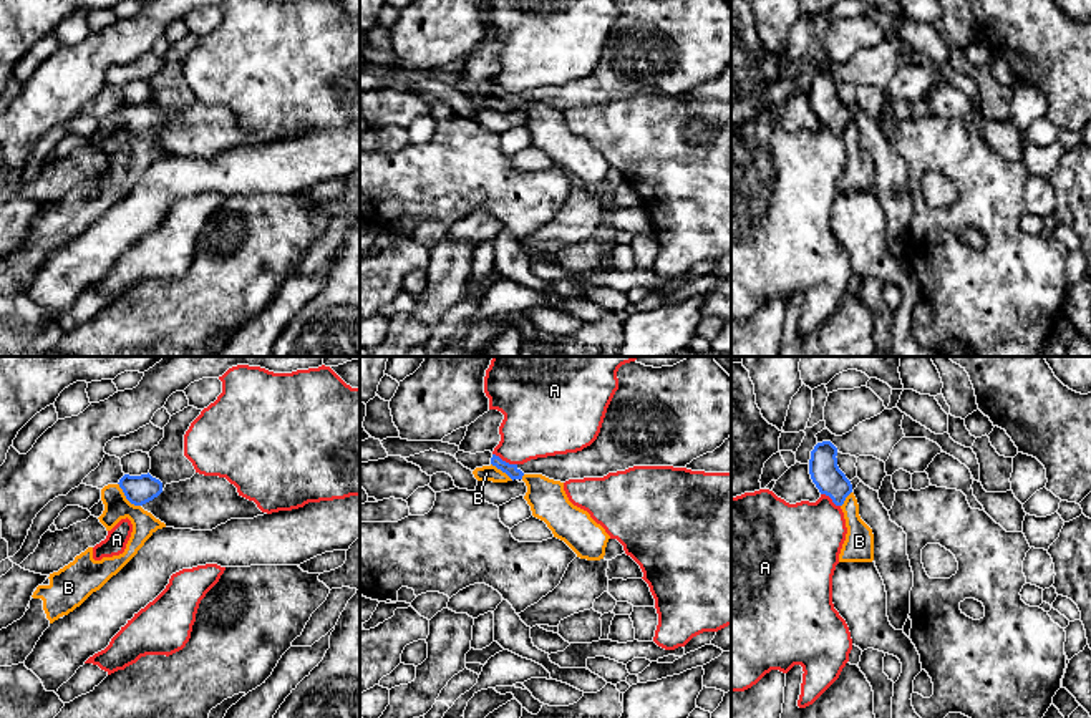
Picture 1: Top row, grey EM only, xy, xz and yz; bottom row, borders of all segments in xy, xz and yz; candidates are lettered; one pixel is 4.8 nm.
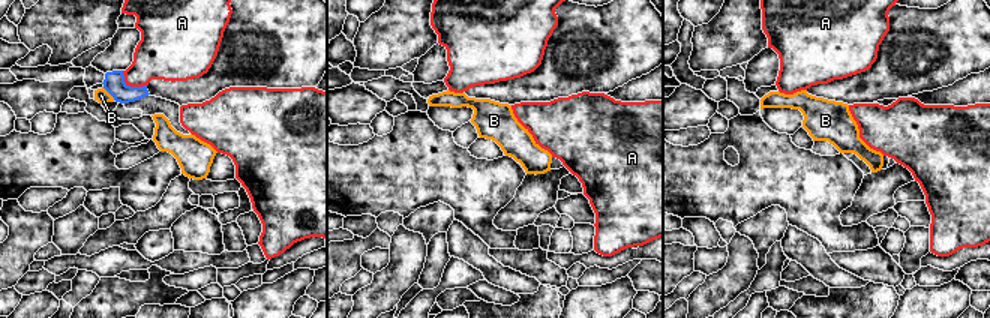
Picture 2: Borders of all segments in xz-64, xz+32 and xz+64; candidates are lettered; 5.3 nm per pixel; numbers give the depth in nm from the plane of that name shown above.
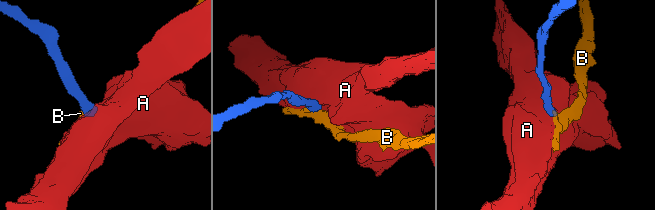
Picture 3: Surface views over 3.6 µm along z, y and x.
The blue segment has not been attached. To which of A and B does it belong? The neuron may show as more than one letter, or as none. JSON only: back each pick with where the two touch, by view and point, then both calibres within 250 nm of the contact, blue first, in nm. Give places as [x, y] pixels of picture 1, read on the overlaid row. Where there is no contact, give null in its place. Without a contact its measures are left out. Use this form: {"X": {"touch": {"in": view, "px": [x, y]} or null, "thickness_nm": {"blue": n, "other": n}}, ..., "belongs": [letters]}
{"belongs": []}

